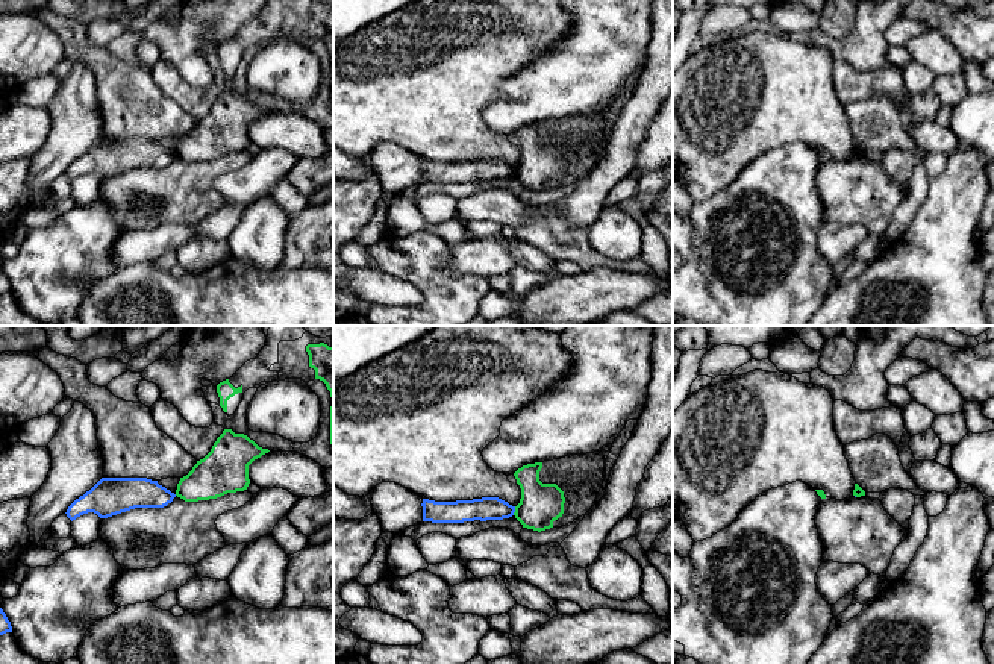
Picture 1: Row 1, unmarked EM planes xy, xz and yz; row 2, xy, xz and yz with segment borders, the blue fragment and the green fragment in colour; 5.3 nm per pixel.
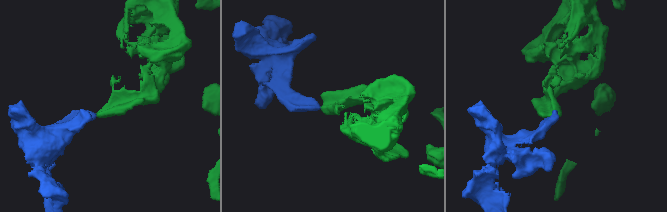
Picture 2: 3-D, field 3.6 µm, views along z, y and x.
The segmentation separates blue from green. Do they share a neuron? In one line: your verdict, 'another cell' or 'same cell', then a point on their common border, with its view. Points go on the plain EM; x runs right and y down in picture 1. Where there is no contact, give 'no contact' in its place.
another cell | xz (514, 172)

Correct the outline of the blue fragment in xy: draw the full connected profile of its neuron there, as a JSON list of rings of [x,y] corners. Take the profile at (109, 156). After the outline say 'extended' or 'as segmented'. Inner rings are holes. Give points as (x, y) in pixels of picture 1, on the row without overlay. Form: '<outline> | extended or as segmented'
[[[102,138],[89,152],[76,159],[67,170],[73,182],[94,173],[108,179],[135,168],[164,168],[174,153],[147,138]]] | as segmented

